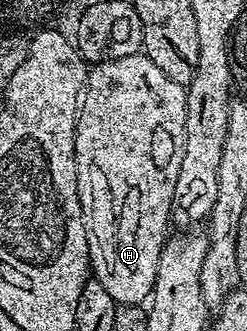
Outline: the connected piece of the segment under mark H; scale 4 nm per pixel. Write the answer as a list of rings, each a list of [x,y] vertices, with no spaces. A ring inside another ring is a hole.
[[[144,54],[129,56],[120,62],[113,62],[103,66],[97,65],[94,69],[89,70],[89,78],[85,81],[85,88],[77,114],[77,129],[75,130],[77,189],[79,190],[79,202],[85,219],[85,229],[89,231],[89,262],[92,275],[101,283],[103,290],[107,290],[107,294],[111,294],[111,298],[118,306],[141,303],[144,305],[153,294],[161,251],[165,248],[165,241],[171,232],[175,182],[179,178],[179,166],[183,166],[186,91],[186,85],[173,82],[171,78],[167,78],[167,75],[163,74],[163,71],[159,70],[159,67],[151,62],[151,58]]]

